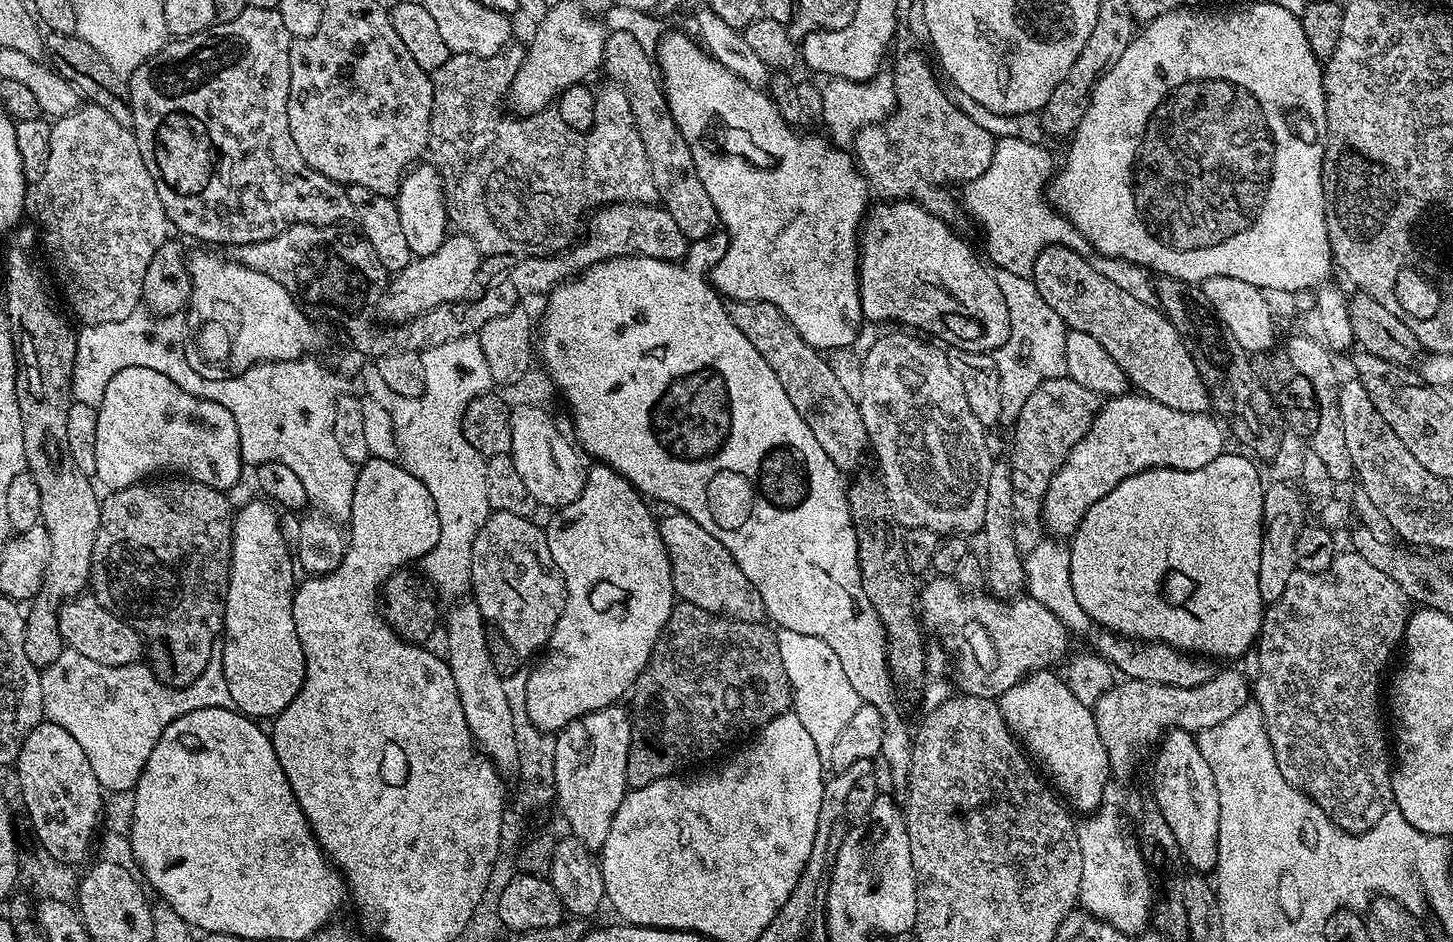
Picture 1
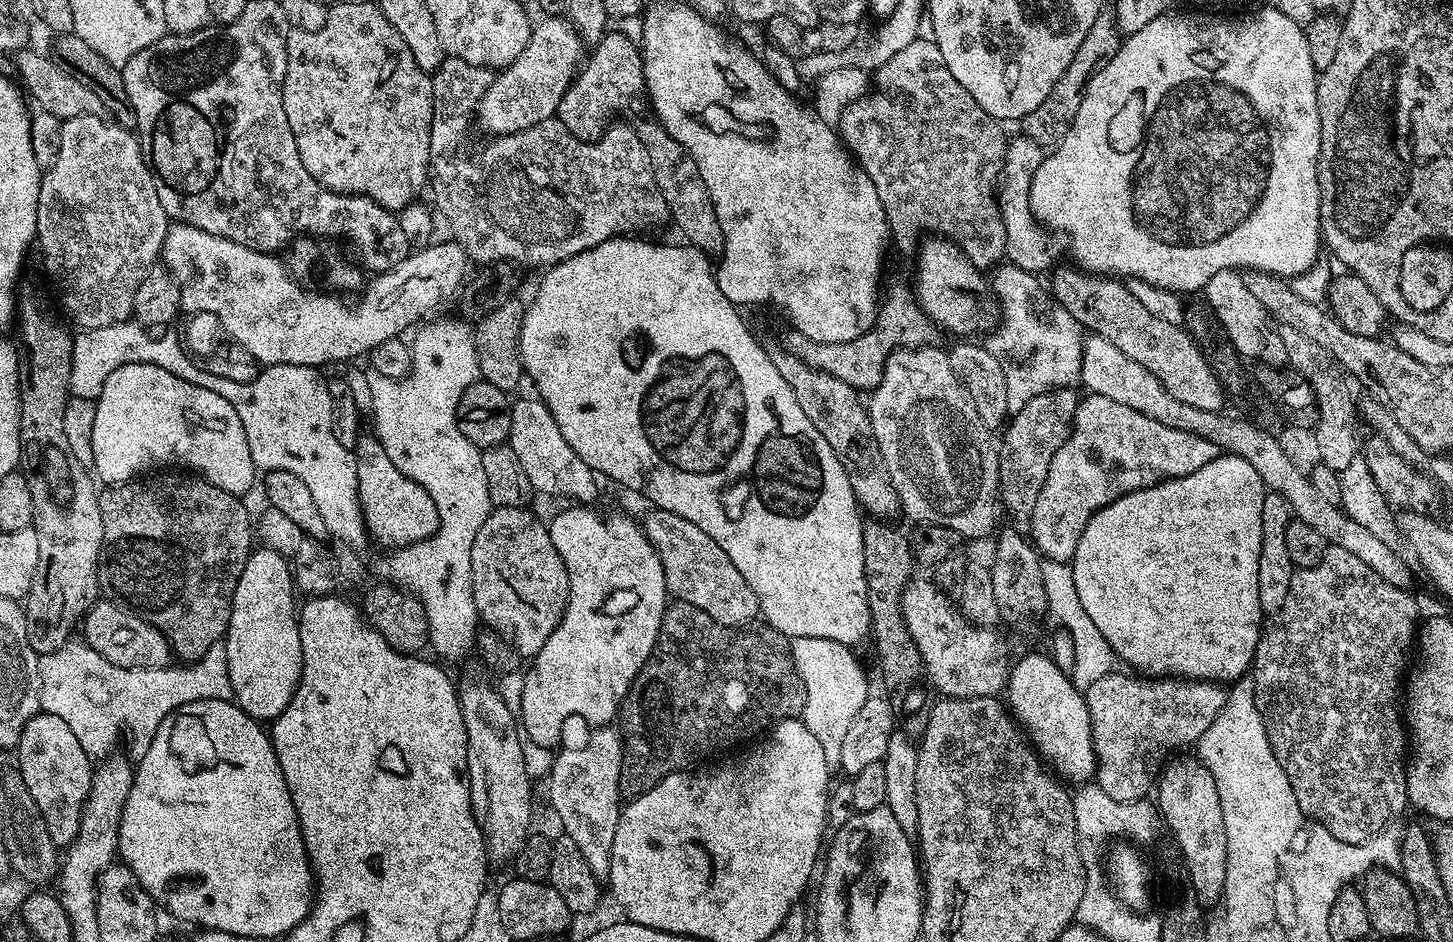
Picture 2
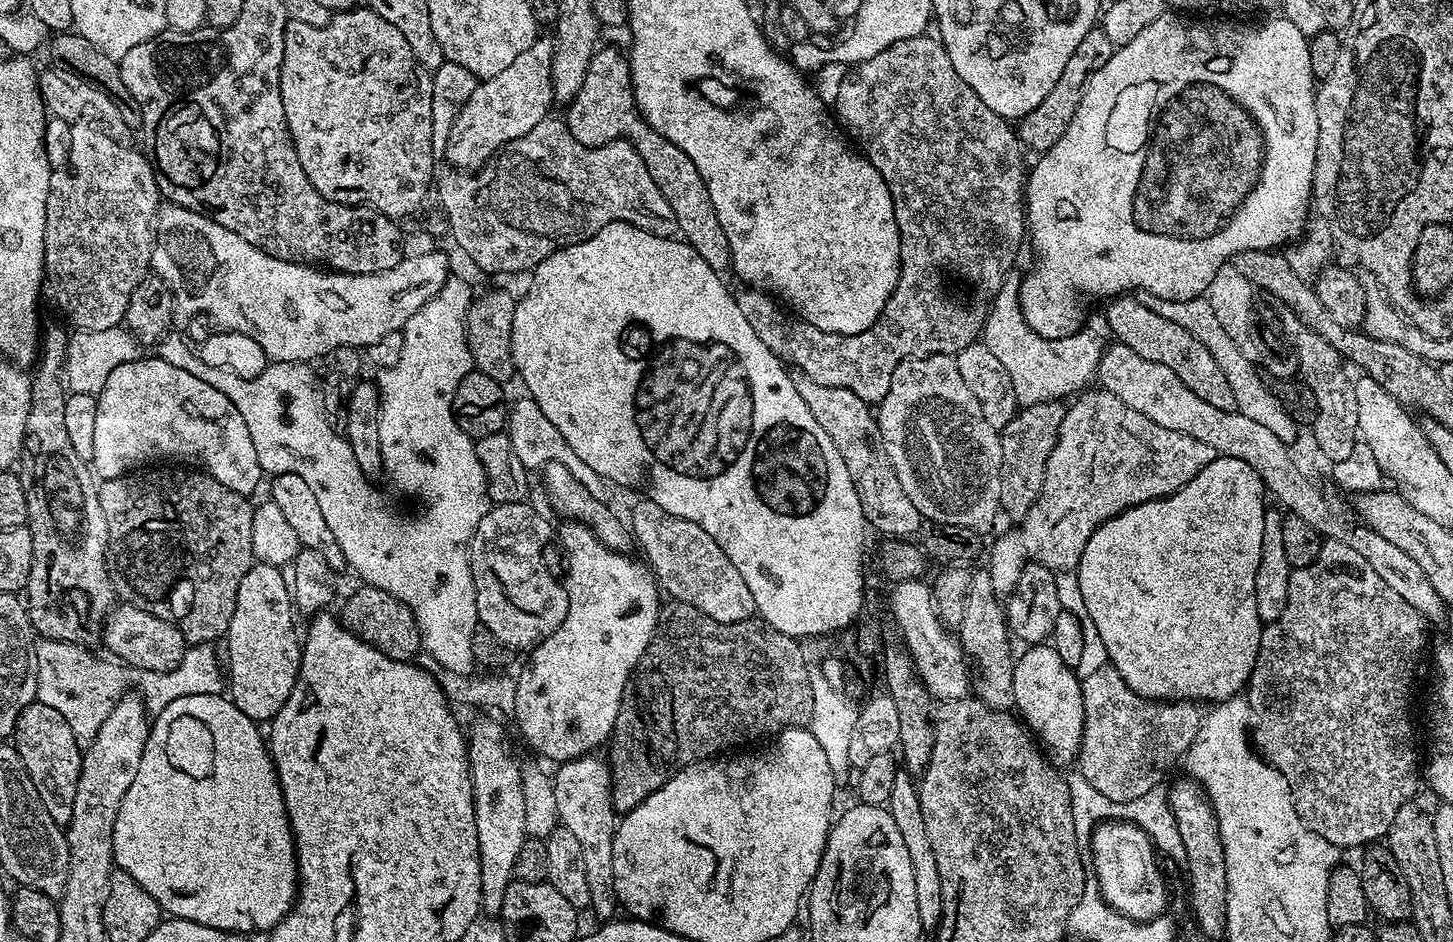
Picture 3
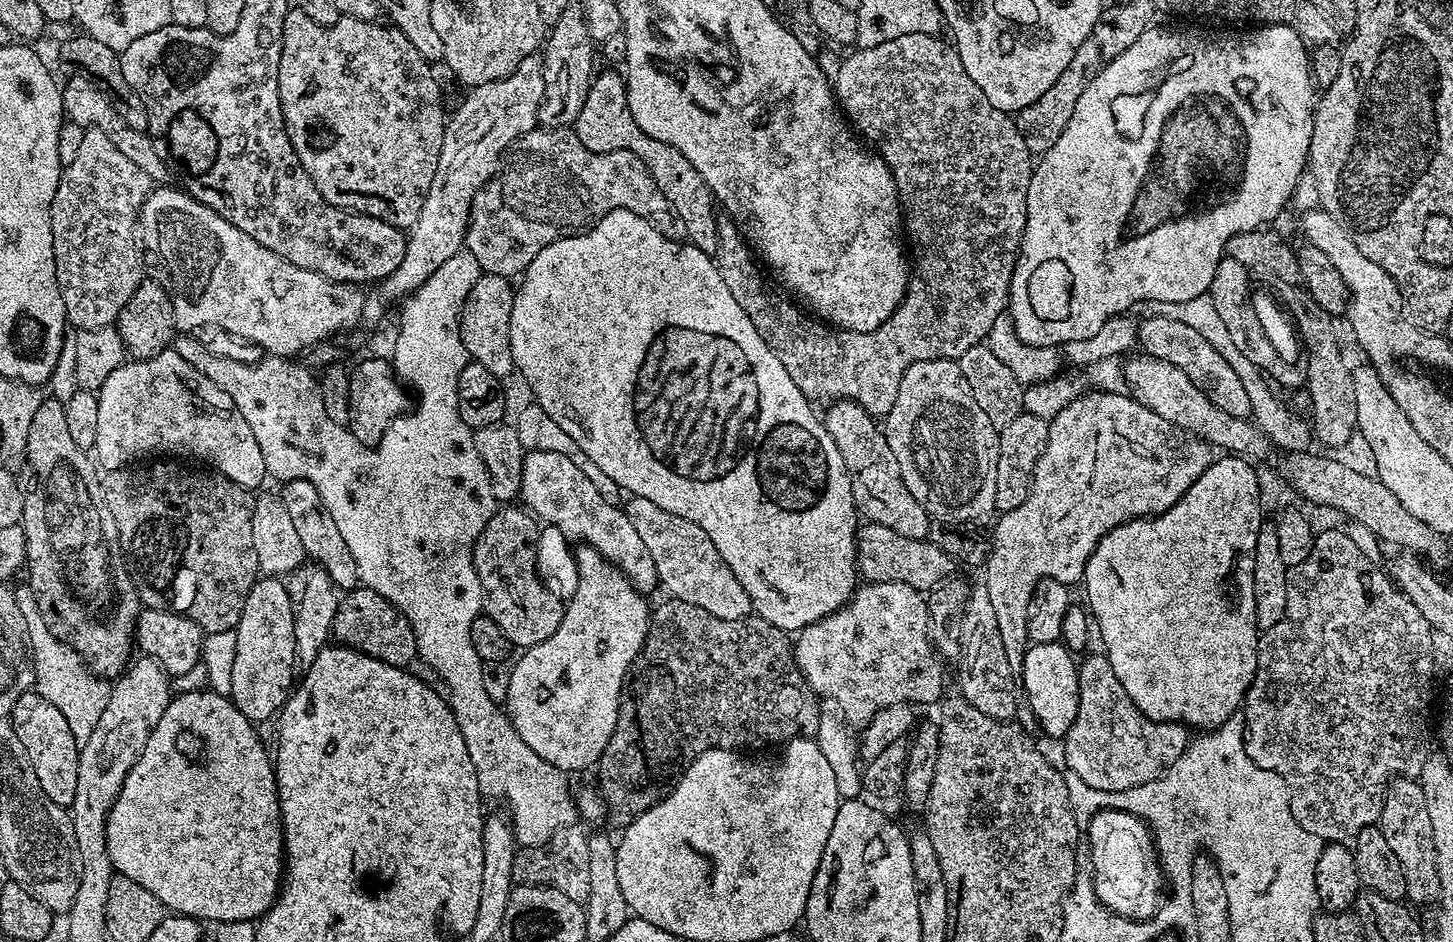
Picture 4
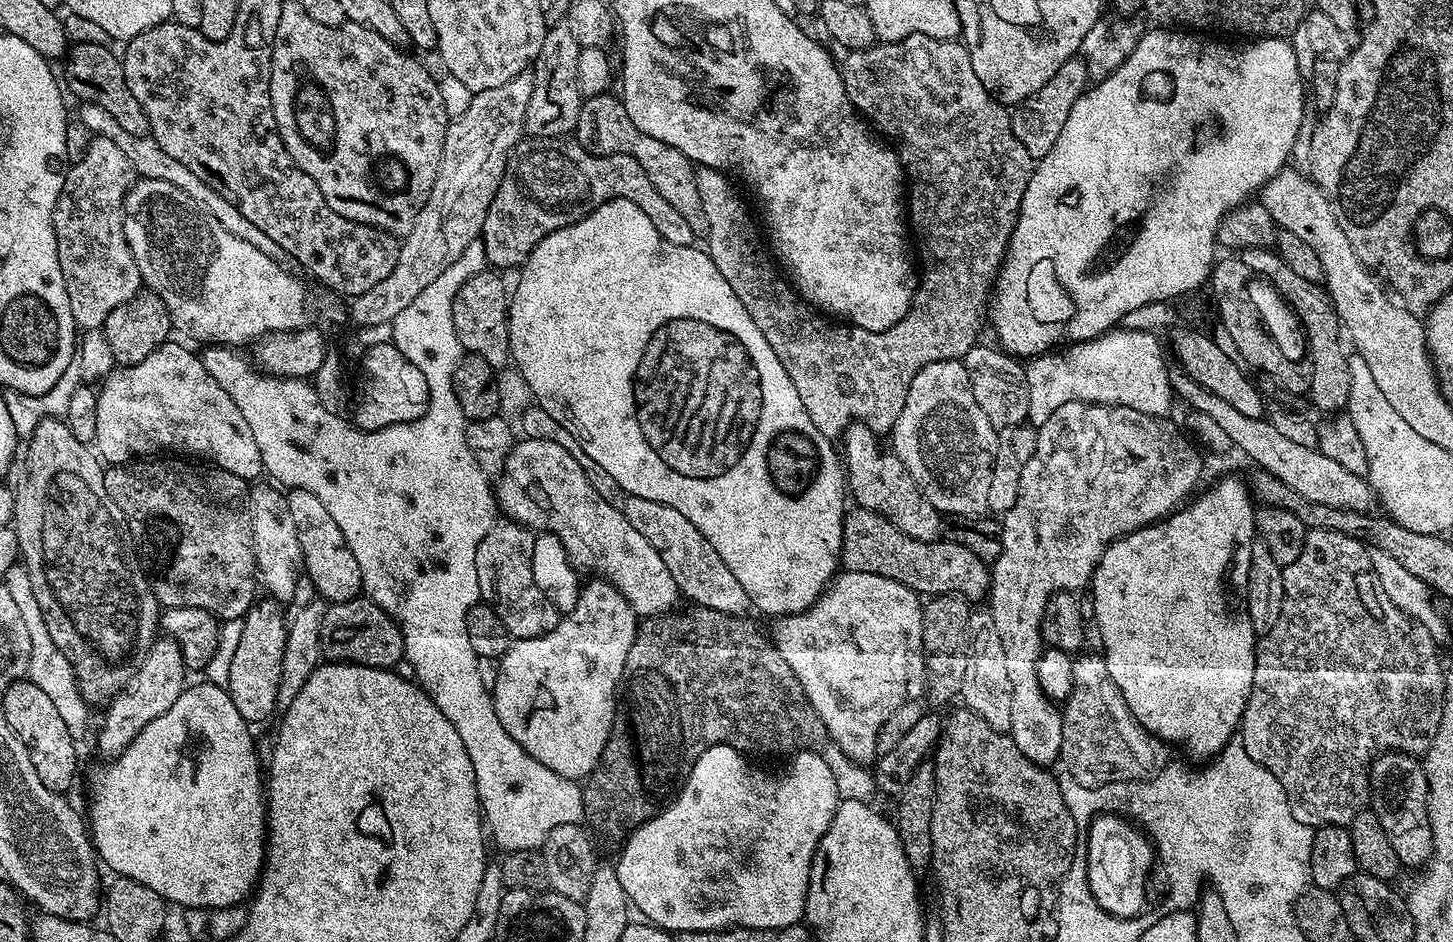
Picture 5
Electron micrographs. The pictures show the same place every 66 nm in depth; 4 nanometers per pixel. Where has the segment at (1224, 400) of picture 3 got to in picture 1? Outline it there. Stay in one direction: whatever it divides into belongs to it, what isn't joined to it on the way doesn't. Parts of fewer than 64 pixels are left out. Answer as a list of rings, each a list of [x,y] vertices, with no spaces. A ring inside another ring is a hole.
[[[1057,244],[1042,250],[1030,278],[1046,306],[1050,306],[1069,329],[1084,331],[1100,342],[1143,395],[1162,406],[1170,406],[1170,410],[1209,411],[1210,401],[1202,374],[1198,374],[1198,366],[1194,366],[1184,339],[1159,307],[1138,302],[1138,298],[1124,293],[1114,282],[1098,274],[1087,258]]]

